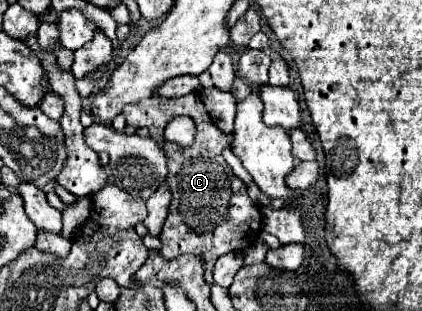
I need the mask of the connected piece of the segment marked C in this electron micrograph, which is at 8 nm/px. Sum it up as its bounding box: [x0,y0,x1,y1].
[123,94,261,270]

